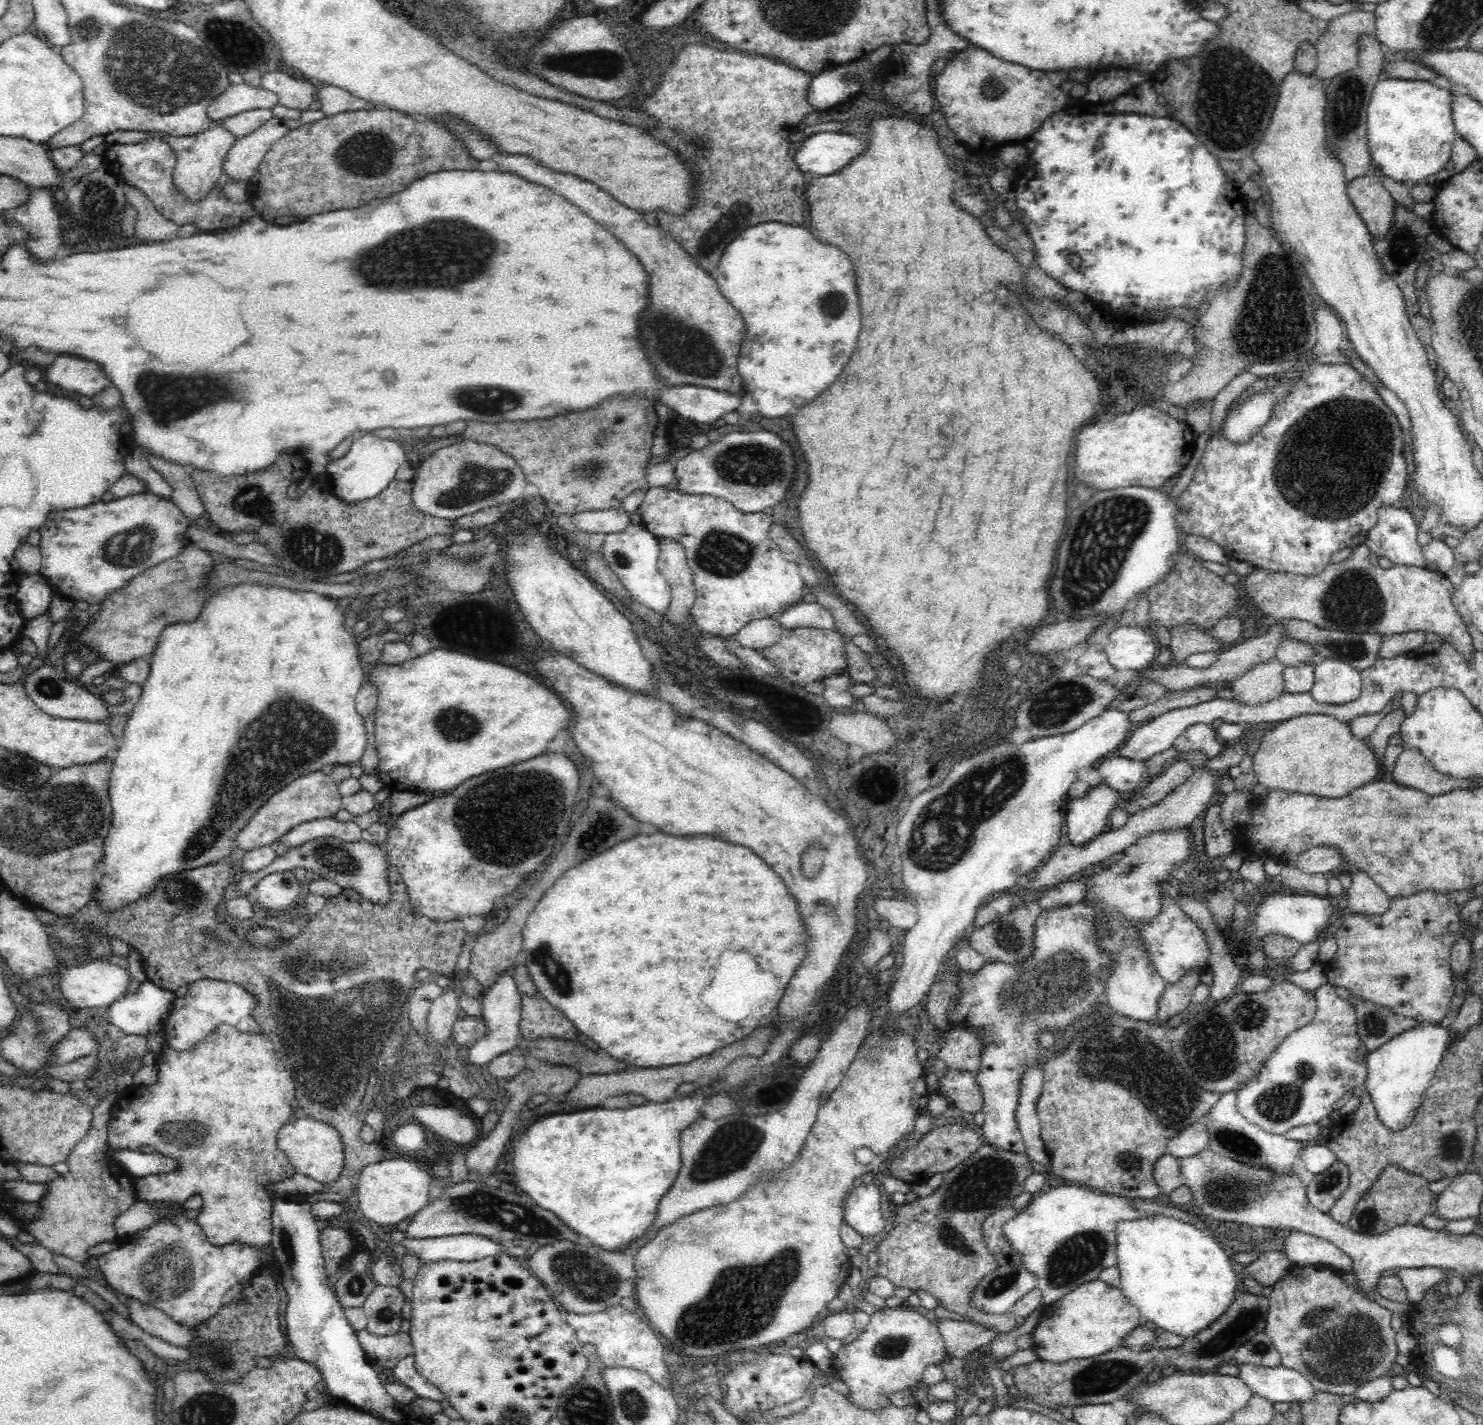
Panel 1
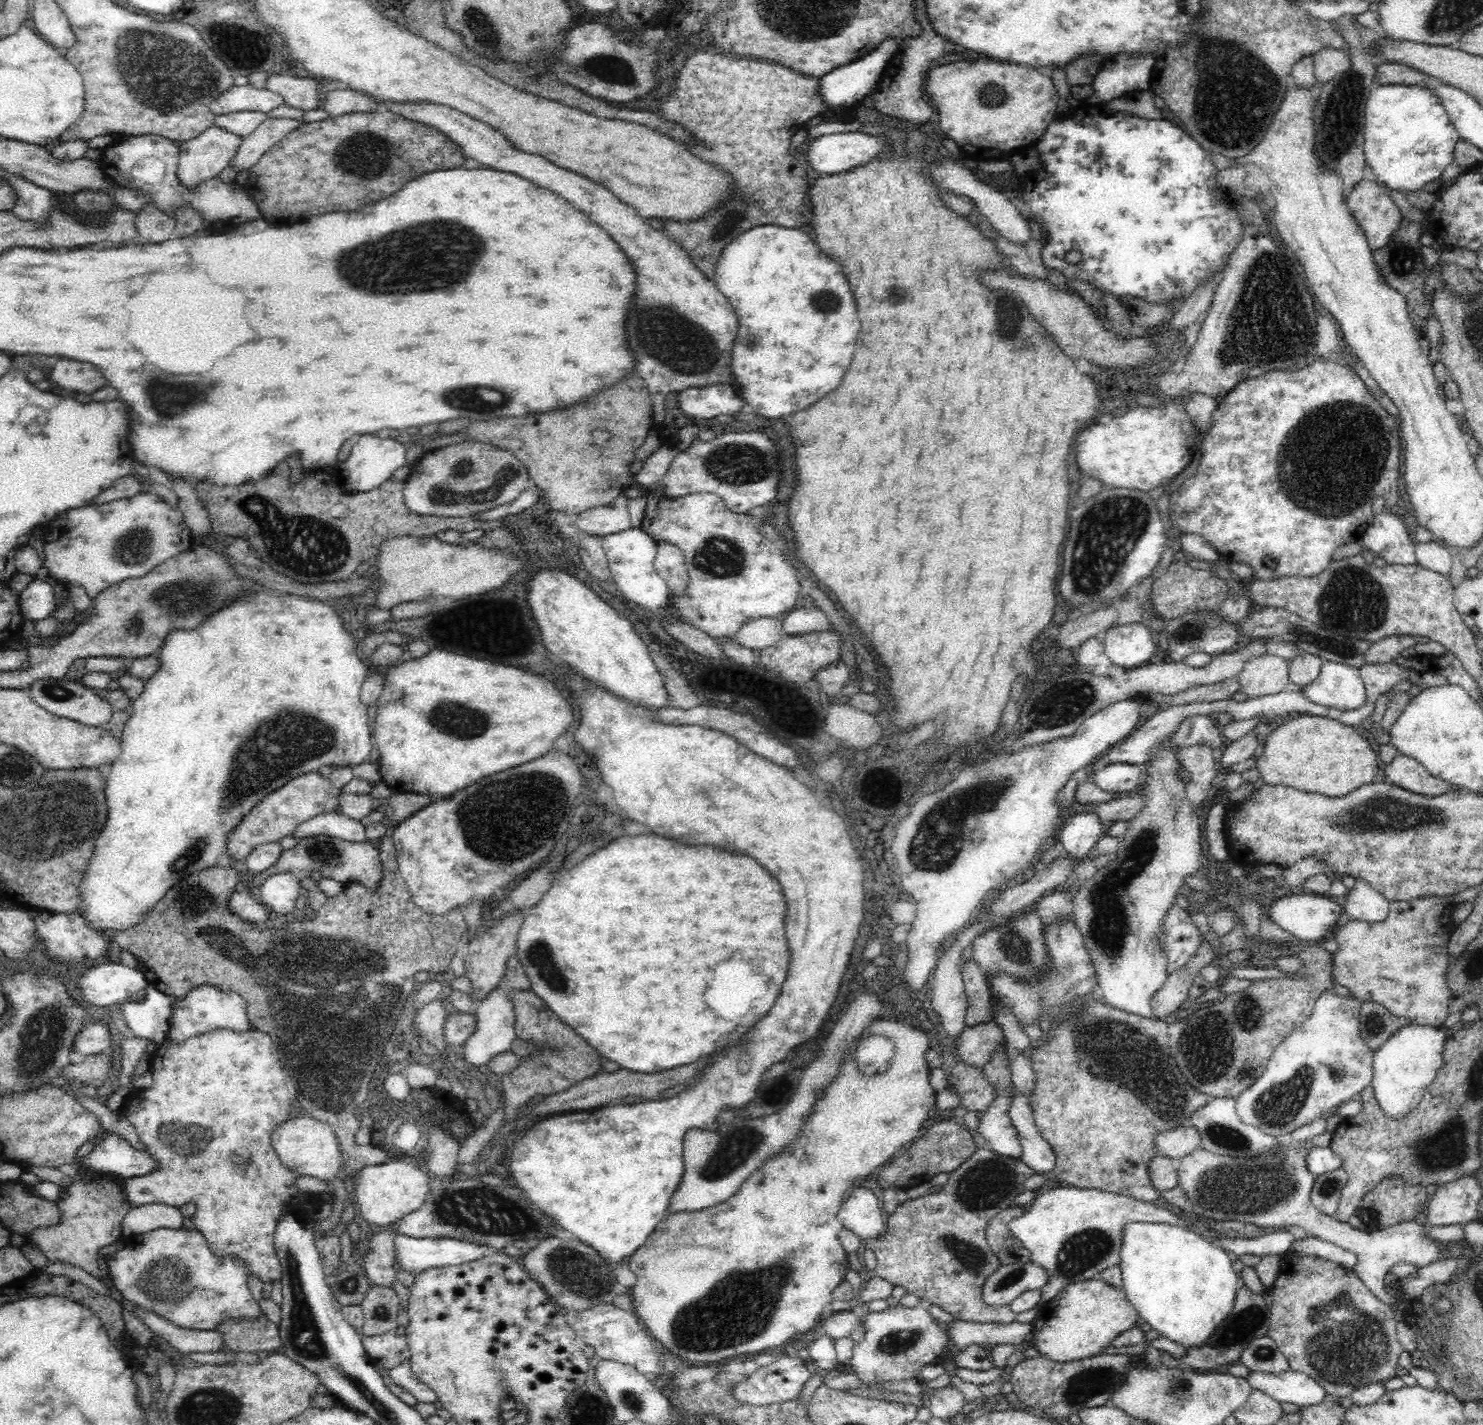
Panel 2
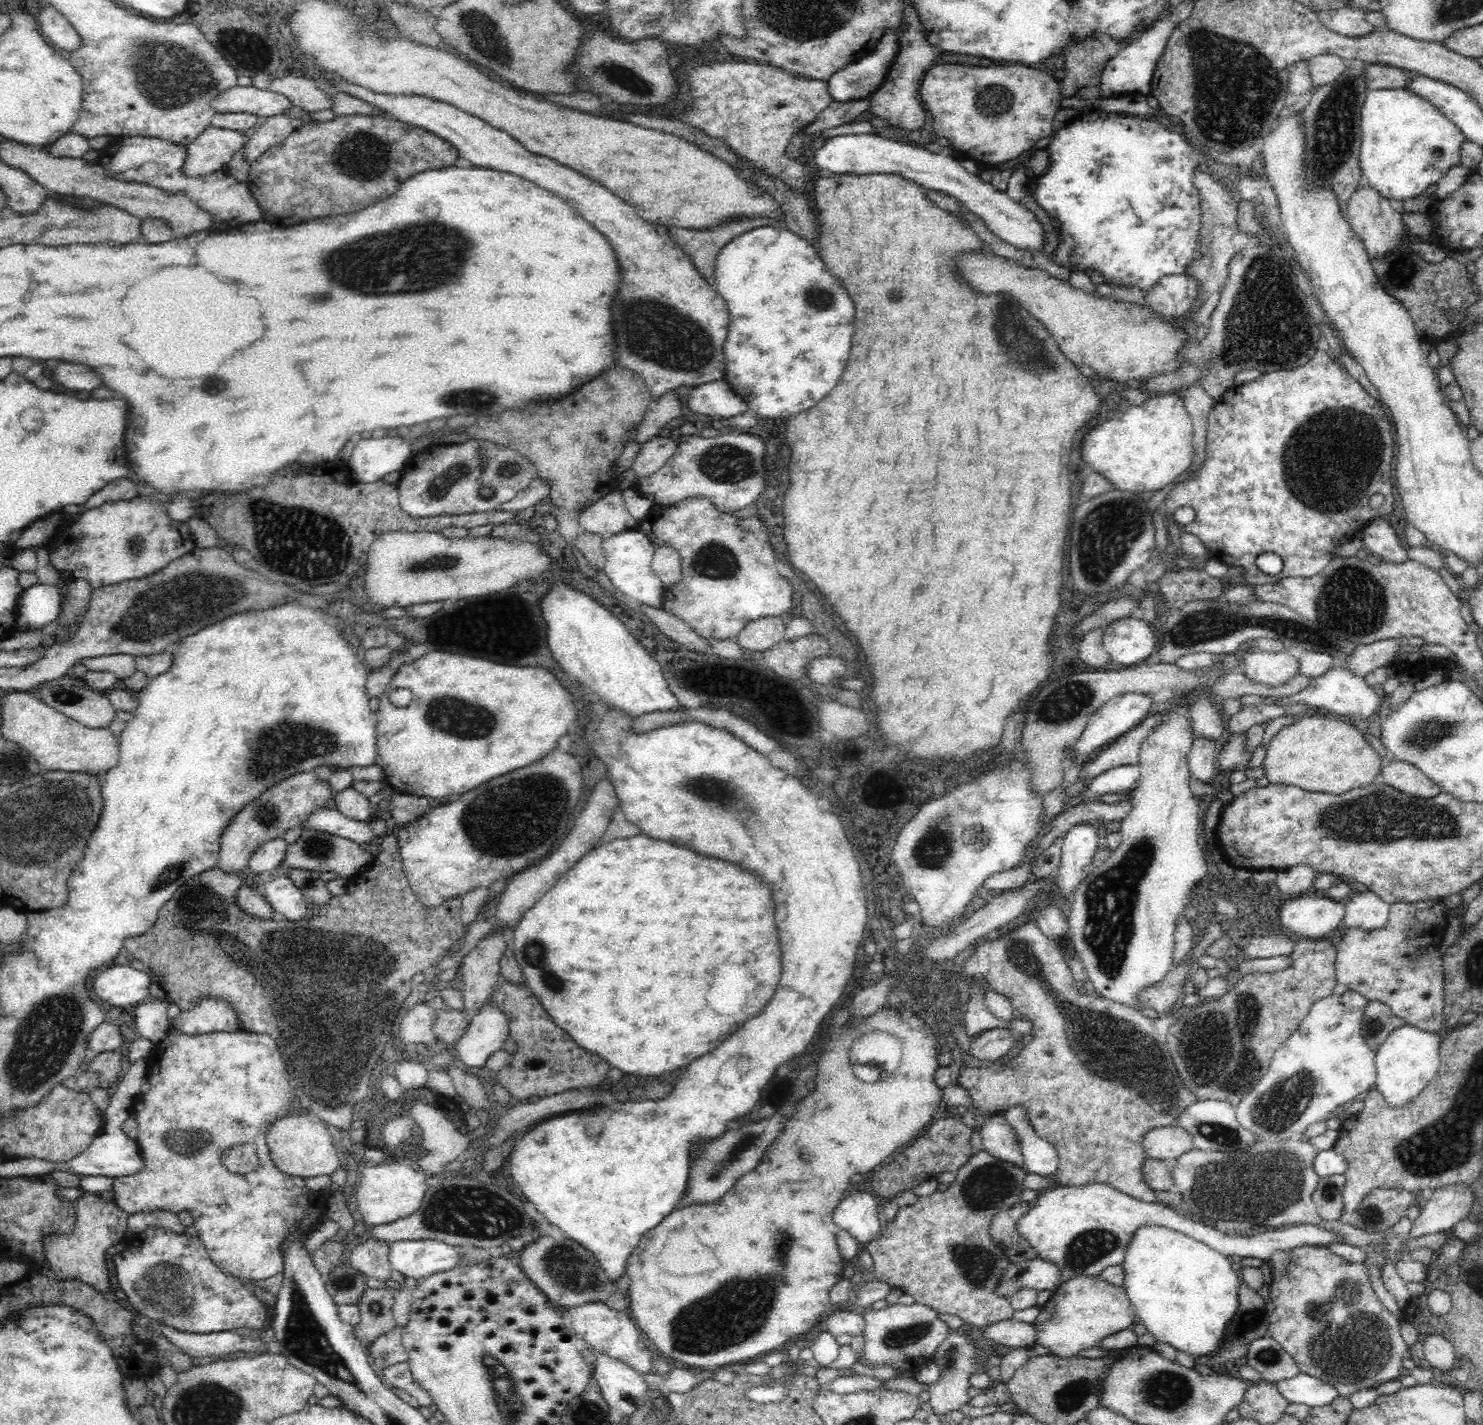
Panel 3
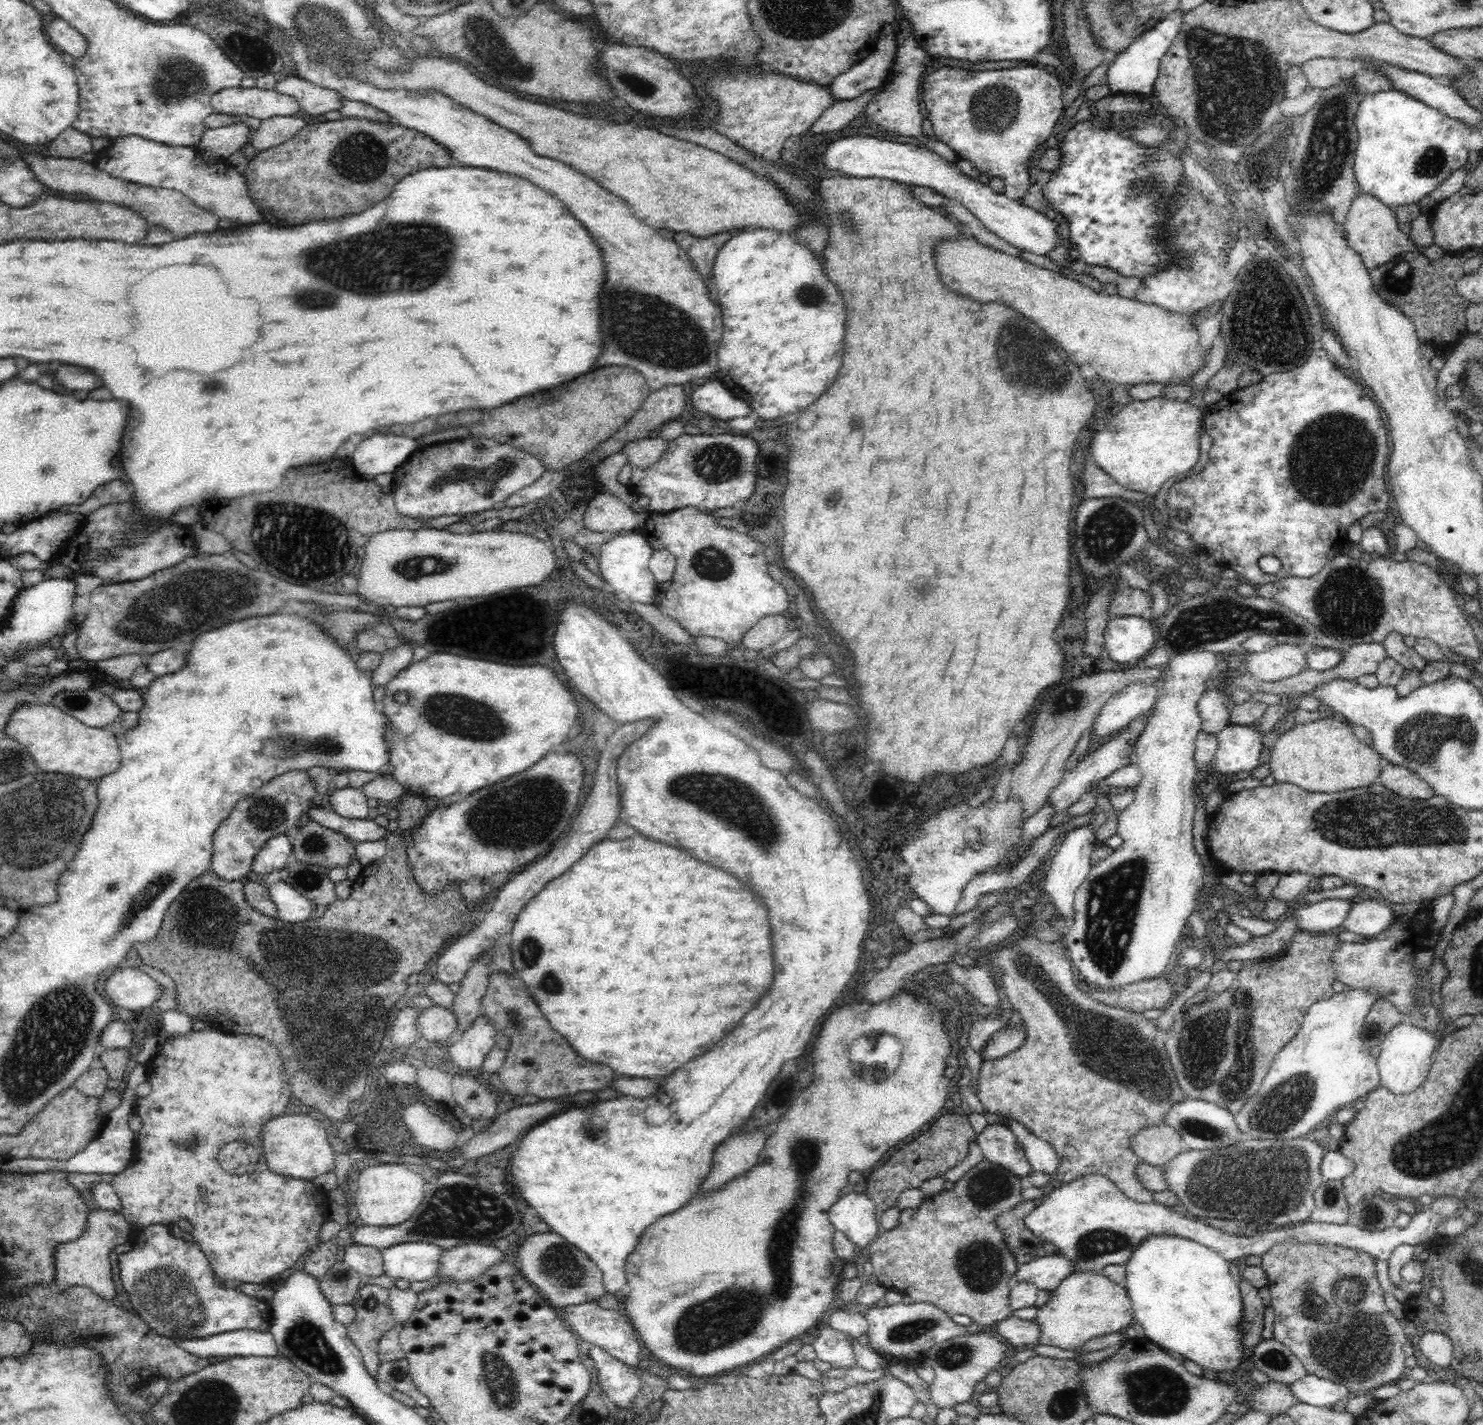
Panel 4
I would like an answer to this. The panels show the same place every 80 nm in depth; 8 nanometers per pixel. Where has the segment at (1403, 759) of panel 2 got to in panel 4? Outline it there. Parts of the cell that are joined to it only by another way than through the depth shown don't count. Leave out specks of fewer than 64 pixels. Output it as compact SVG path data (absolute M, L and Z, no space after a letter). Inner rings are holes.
M1388 764L1381 769L1379 777L1388 790L1410 800L1426 800L1436 795L1426 781L1422 781L1420 777L1403 766Z

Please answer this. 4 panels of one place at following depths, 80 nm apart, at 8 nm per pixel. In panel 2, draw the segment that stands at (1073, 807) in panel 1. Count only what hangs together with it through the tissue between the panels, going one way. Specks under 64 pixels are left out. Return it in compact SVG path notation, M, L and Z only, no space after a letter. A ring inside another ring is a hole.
M1094 810L1066 813L1062 830L1058 837L1068 856L1083 861L1092 851L1097 840L1106 834L1106 824L1100 821Z

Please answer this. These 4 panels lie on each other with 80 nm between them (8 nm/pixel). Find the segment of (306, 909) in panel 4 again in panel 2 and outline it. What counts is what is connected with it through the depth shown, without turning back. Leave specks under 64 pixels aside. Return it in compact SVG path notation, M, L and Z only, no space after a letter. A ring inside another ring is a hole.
M281 873L270 876L257 893L261 895L259 901L269 911L288 915L294 910L300 889L298 874Z

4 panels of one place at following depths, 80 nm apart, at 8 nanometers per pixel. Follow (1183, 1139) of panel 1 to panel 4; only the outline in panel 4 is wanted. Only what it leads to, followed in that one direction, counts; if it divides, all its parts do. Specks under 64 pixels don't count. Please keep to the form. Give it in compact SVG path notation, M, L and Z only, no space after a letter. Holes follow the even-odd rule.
M1166 1123L1142 1129L1133 1135L1129 1146L1140 1162L1152 1166L1166 1166L1186 1150L1180 1134Z

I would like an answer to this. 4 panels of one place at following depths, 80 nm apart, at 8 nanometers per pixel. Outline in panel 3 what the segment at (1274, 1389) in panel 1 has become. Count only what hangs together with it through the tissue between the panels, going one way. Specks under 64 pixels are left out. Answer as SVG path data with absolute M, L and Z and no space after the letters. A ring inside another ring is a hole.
M1304 1373L1293 1378L1281 1379L1272 1383L1267 1382L1267 1384L1274 1386L1277 1393L1289 1404L1306 1404L1308 1408L1326 1406L1338 1396L1338 1392L1330 1384Z

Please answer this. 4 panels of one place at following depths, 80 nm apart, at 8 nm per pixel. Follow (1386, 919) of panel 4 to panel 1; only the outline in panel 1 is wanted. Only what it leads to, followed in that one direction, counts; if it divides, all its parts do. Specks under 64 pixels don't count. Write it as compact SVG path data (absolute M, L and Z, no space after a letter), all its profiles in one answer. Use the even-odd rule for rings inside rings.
M1356 870L1351 872L1350 876L1352 885L1346 890L1350 913L1384 915L1389 908L1391 898L1366 872Z

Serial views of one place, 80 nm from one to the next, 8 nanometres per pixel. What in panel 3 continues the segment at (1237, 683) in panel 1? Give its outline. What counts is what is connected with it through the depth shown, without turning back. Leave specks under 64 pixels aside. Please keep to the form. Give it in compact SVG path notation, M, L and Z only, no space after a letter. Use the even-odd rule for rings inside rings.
M1256 651L1242 656L1244 674L1249 680L1270 687L1292 680L1299 672L1298 659L1287 651L1276 653Z

